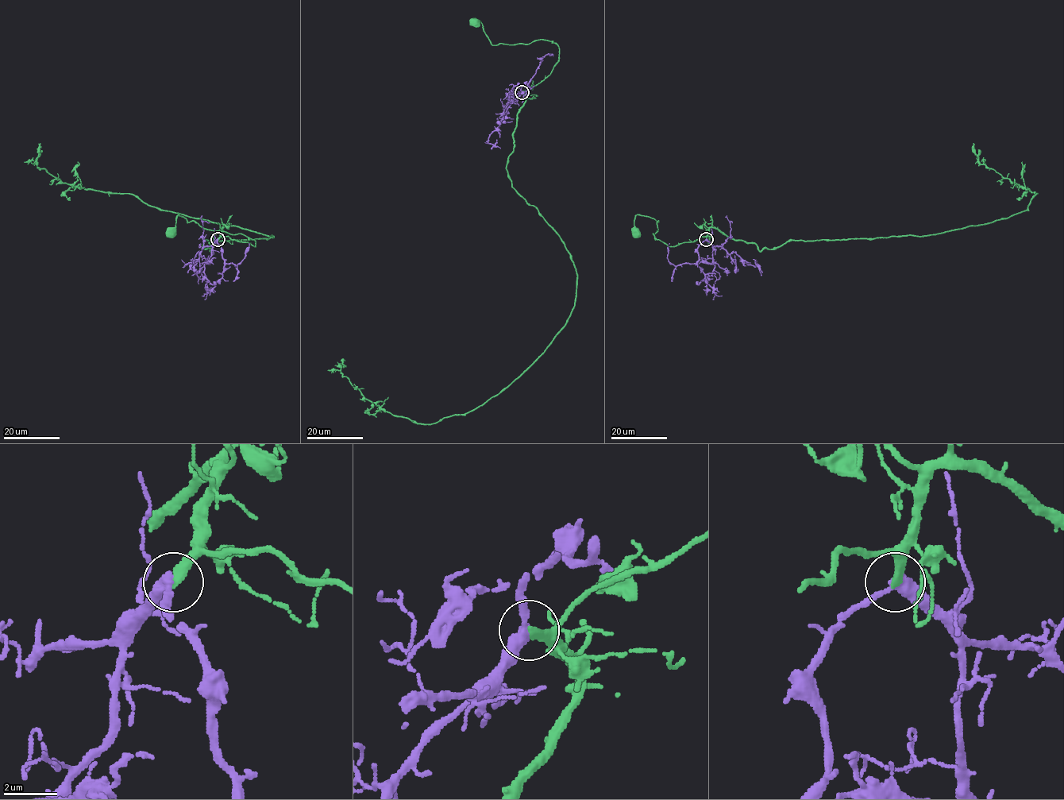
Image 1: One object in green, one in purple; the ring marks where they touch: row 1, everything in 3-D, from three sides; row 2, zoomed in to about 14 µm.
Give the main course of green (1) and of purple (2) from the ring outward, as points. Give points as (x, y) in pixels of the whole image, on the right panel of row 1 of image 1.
1: (706, 240), (700, 236), (693, 241), (668, 246), (653, 233), (657, 229), (658, 221), (638, 214), (635, 230)
2: (706, 240), (729, 253), (734, 252), (744, 262), (752, 265), (757, 264), (761, 276)

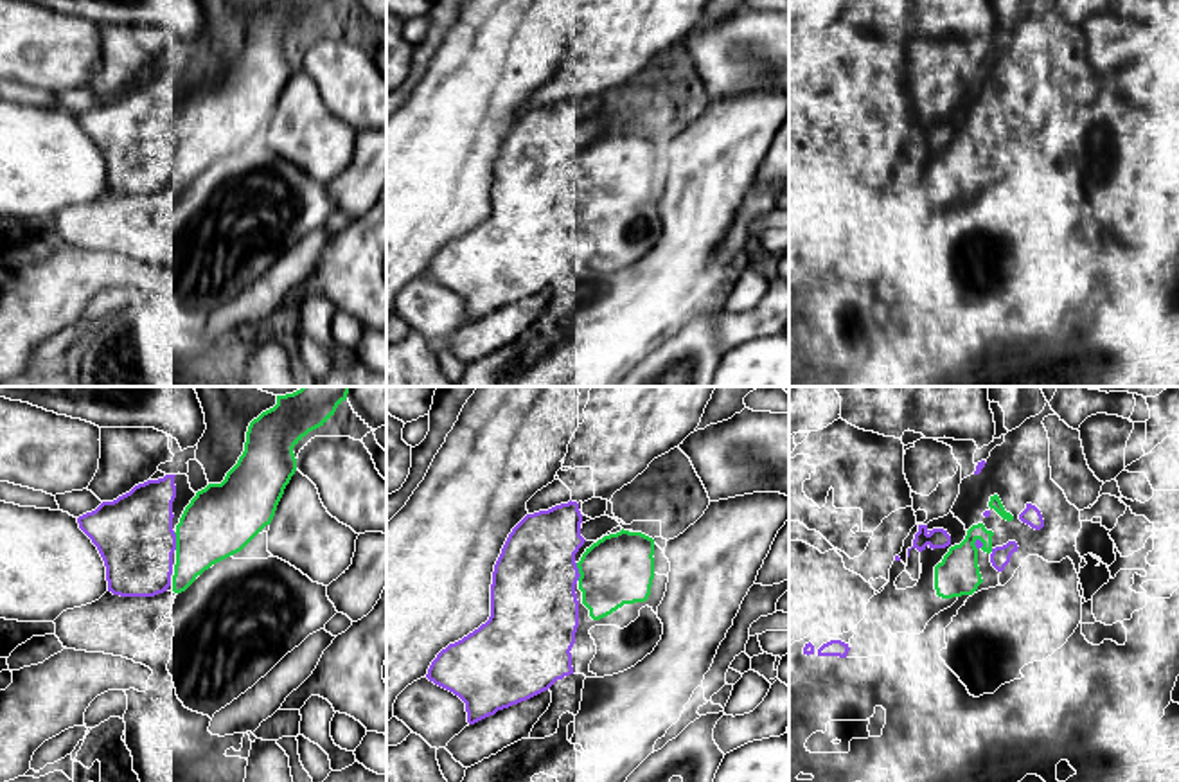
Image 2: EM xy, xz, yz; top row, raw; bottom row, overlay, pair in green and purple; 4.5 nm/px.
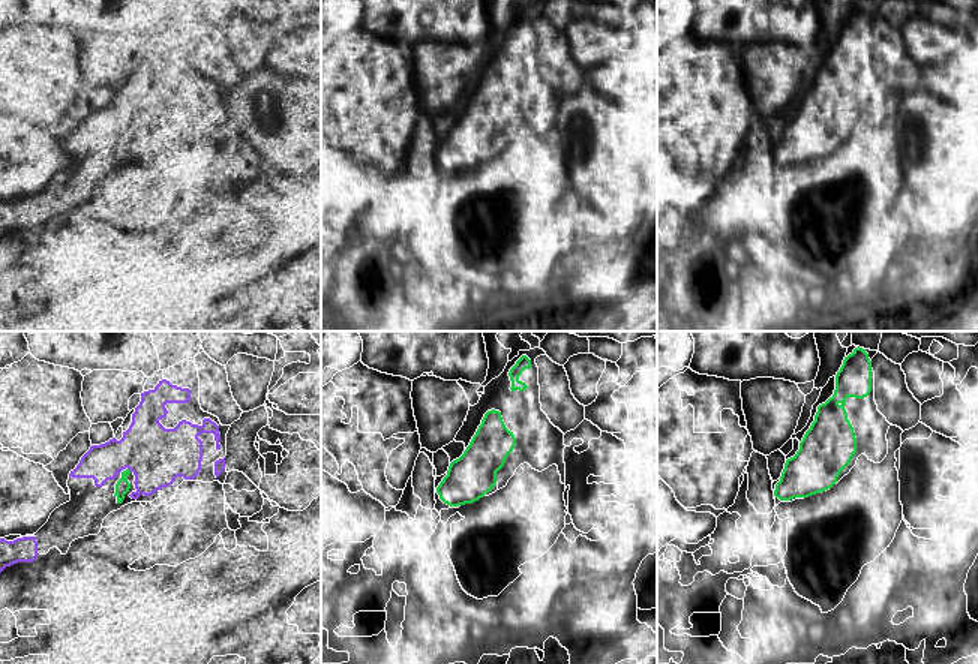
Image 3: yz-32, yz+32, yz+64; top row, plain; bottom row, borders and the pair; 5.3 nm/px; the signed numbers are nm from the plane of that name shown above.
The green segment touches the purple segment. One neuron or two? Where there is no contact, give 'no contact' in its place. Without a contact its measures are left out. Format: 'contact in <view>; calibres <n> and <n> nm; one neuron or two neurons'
contact in xy; calibres 320 and 360 nm; one neuron

